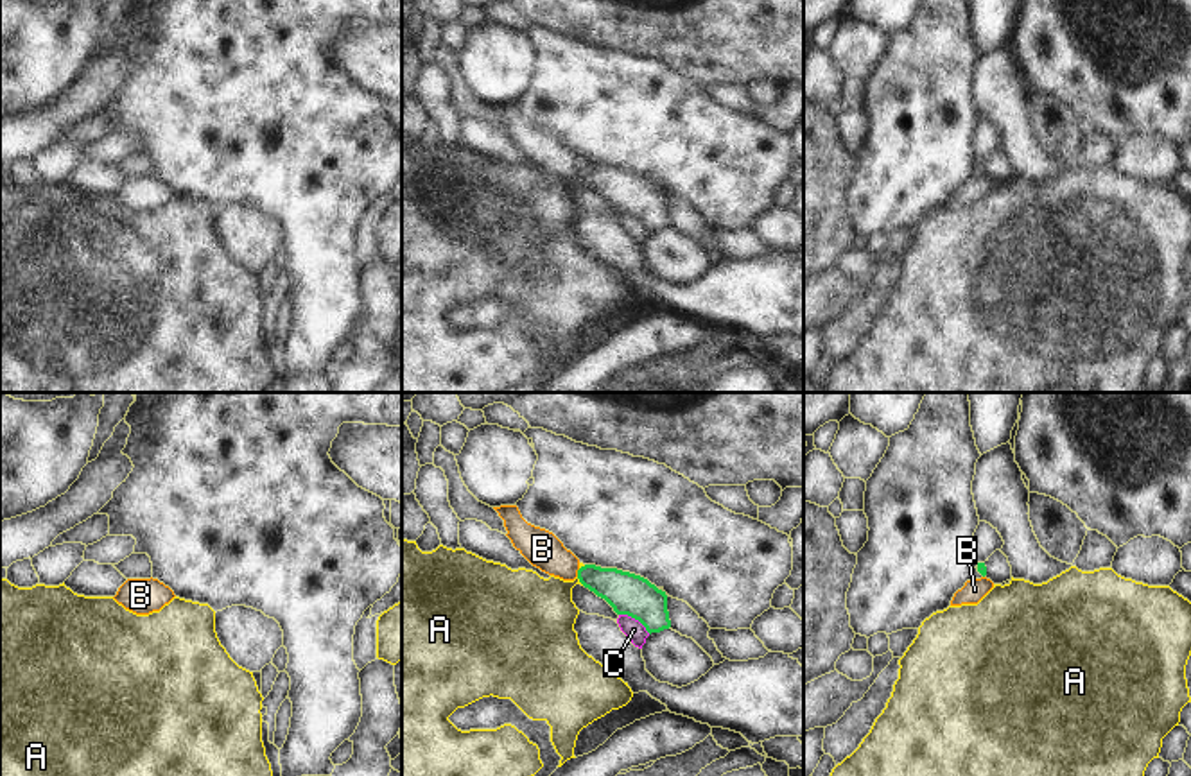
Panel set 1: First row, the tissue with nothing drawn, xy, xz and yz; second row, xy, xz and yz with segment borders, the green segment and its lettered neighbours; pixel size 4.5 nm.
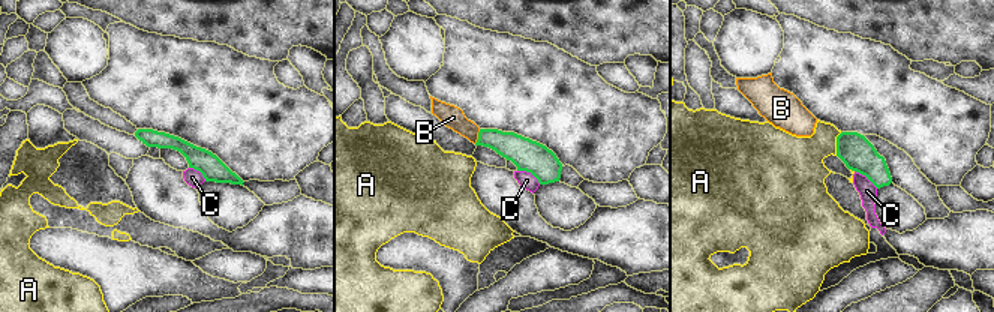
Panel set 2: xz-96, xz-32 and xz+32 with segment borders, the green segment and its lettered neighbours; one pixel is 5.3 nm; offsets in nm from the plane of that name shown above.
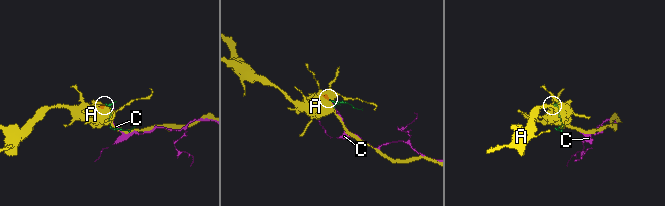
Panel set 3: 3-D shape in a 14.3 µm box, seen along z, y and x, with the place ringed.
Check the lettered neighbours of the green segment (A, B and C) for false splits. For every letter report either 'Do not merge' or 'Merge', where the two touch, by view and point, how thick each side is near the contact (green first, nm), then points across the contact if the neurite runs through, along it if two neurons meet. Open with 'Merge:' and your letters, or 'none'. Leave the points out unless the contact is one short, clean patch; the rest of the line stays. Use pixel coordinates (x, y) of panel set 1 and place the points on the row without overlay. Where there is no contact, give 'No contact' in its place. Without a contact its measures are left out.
Merge: none
A: Do not merge. Touches green at xz (580, 180). Thickness 190 nm (green) against 340 nm
B: Do not merge. Touches green at xz (578, 171). Thickness 190 nm (green) against 170 nm. Boundary: xz (580, 167), (576, 174)
C: Do not merge. Touches green at xz (635, 217). Thickness 190 nm (green) against 90 nm. Boundary: xz (619, 212), (634, 215), (650, 232).

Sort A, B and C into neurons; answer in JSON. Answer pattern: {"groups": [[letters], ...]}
{"groups": [["A"], ["B", "C"]]}

